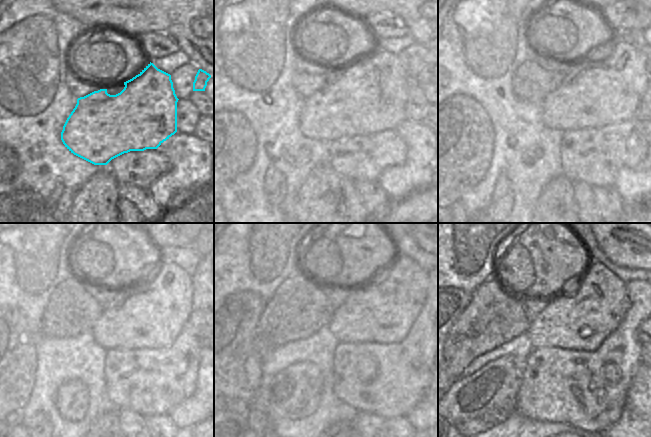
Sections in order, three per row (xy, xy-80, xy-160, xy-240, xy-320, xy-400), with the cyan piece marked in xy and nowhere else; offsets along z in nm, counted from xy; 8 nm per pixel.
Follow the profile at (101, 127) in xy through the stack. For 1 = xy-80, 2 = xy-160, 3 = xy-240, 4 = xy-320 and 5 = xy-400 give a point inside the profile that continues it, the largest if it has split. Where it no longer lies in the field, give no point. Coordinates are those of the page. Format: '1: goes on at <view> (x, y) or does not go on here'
1: goes on at xy-80 (369, 99)
2: goes on at xy-160 (597, 94)
3: goes on at xy-240 (149, 317)
4: goes on at xy-320 (383, 311)
5: goes on at xy-400 (604, 309)

